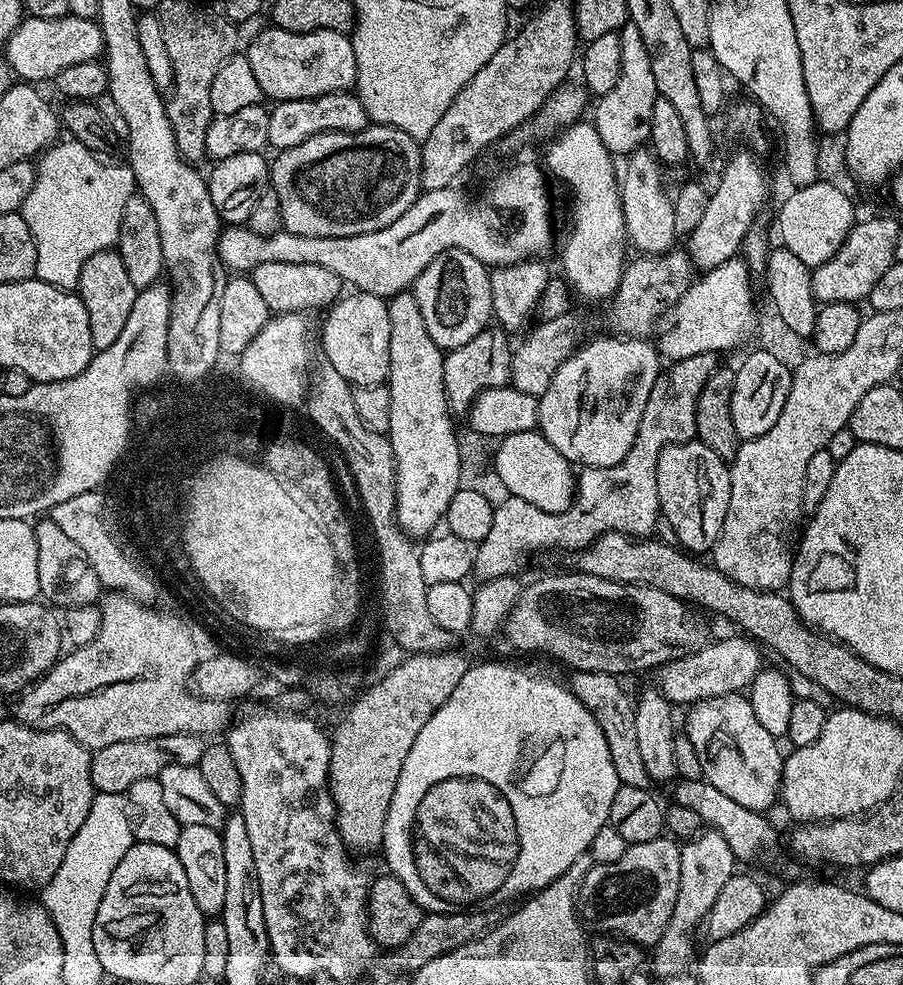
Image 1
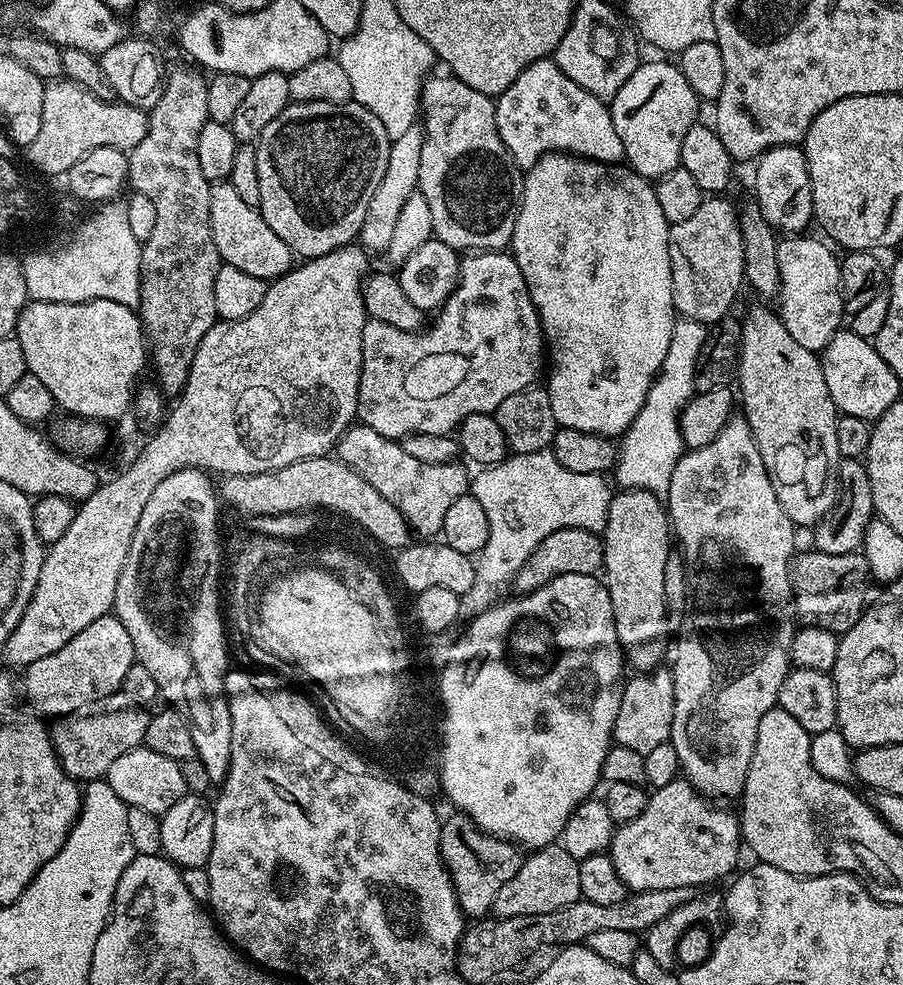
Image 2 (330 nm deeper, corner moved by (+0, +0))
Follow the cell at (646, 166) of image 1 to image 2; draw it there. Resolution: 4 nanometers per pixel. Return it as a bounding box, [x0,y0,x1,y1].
[610,62,698,182]

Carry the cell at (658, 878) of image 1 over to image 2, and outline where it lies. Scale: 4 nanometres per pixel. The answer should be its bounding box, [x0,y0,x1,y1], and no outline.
[610,778,742,892]

